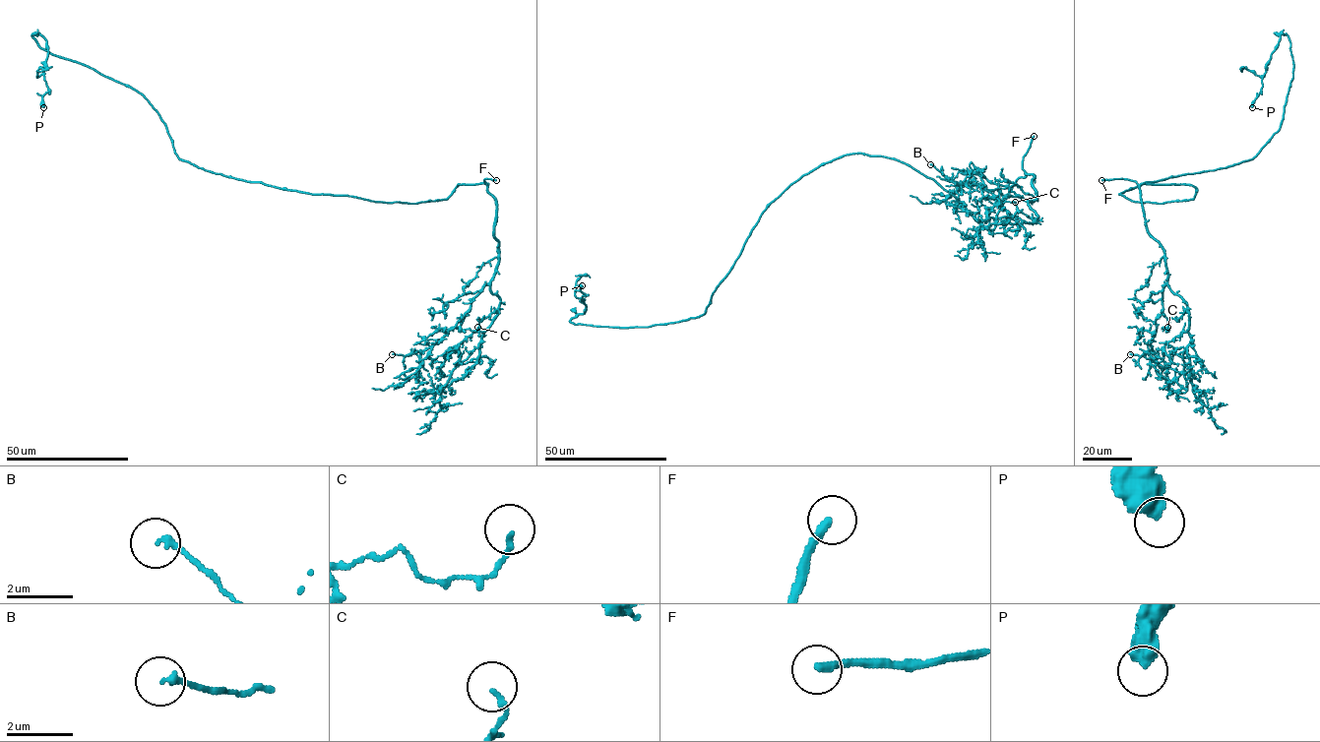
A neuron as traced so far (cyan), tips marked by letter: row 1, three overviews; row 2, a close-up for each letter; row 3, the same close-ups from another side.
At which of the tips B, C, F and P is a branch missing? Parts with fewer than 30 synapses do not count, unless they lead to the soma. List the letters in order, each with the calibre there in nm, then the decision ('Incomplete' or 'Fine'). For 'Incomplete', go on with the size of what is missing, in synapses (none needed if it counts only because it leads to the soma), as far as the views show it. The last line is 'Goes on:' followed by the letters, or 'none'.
B: Thickness 180 nm. Fine
C: Thickness 130 nm. Fine
F: Thickness 240 nm. Incomplete
P: Thickness 600 nm. Fine
Goes on: F

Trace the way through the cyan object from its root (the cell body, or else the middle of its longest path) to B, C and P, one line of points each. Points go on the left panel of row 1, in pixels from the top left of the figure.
B: (337, 195), (417, 204), (446, 199), (458, 184), (486, 183), (495, 201), (494, 277), (438, 341), (392, 354)
C: (337, 195), (417, 204), (446, 199), (458, 184), (486, 183), (495, 201), (498, 265), (460, 326), (477, 327)
P: (337, 195), (247, 182), (184, 160), (141, 93), (51, 54), (32, 34), (46, 40), (43, 107)

